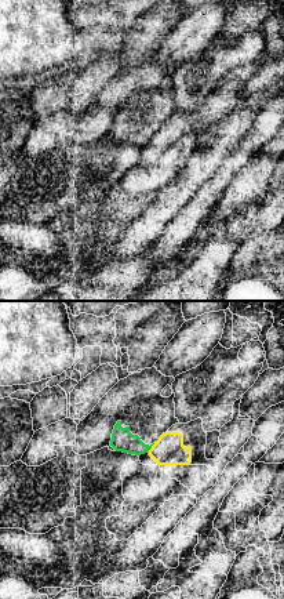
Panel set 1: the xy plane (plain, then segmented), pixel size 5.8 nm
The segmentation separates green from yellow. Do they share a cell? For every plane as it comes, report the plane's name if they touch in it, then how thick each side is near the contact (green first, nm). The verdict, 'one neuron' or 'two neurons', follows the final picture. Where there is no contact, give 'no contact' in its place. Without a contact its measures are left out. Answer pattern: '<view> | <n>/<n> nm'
xy | 130/180 nm

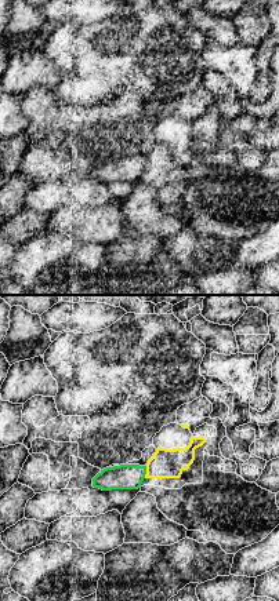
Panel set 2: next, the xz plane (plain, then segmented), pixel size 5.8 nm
xz | 140/180 nm

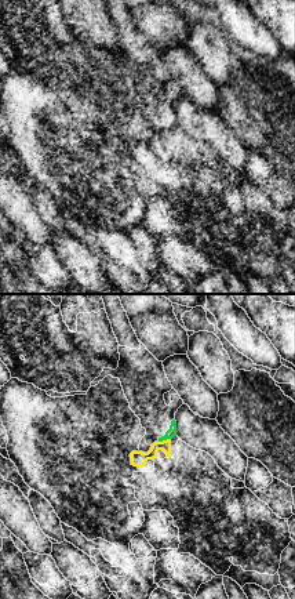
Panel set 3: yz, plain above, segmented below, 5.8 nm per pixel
yz | 60/90 nm

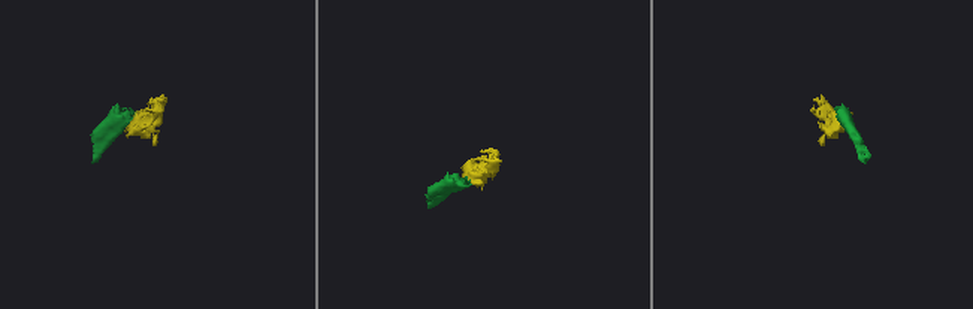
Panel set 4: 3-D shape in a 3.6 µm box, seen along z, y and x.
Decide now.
two neurons

